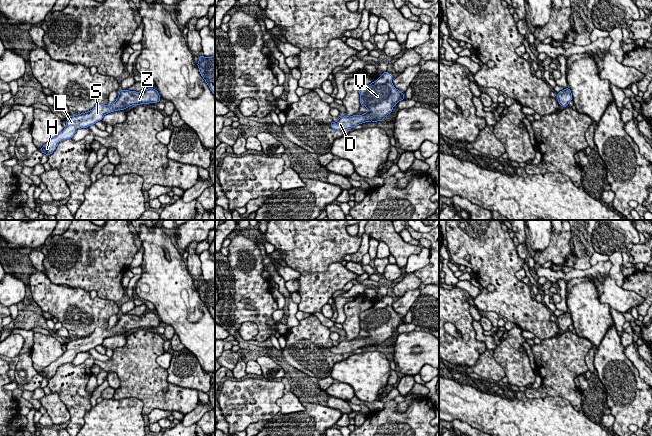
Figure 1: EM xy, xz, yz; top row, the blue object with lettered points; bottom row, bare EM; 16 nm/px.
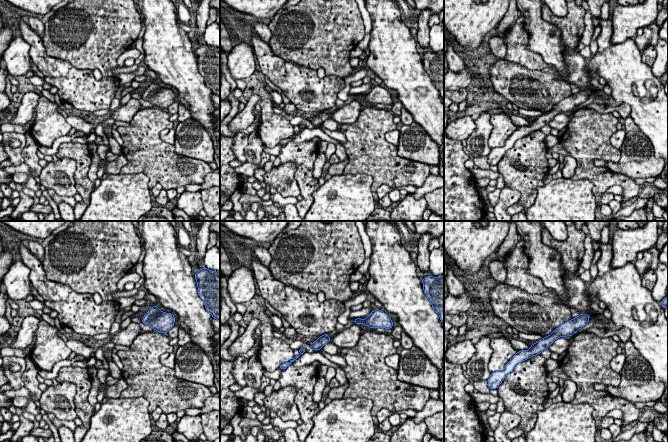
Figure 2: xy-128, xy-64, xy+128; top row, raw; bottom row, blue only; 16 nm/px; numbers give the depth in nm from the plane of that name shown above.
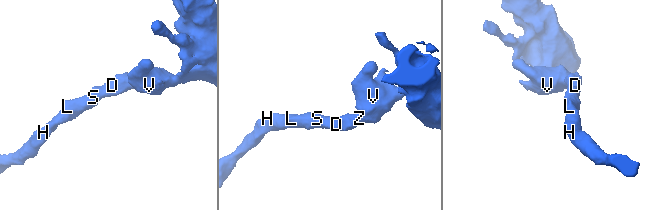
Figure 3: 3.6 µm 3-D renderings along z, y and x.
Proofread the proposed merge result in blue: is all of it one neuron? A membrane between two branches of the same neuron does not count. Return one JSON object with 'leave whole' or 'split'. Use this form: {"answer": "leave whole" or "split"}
{"answer": "leave whole"}

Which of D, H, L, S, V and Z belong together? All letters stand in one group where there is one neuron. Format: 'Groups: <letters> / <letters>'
Groups: D H L S V Z

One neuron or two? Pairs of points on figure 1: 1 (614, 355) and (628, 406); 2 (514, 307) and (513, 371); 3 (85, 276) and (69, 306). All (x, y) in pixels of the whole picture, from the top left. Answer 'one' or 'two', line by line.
1: one
2: two
3: two

